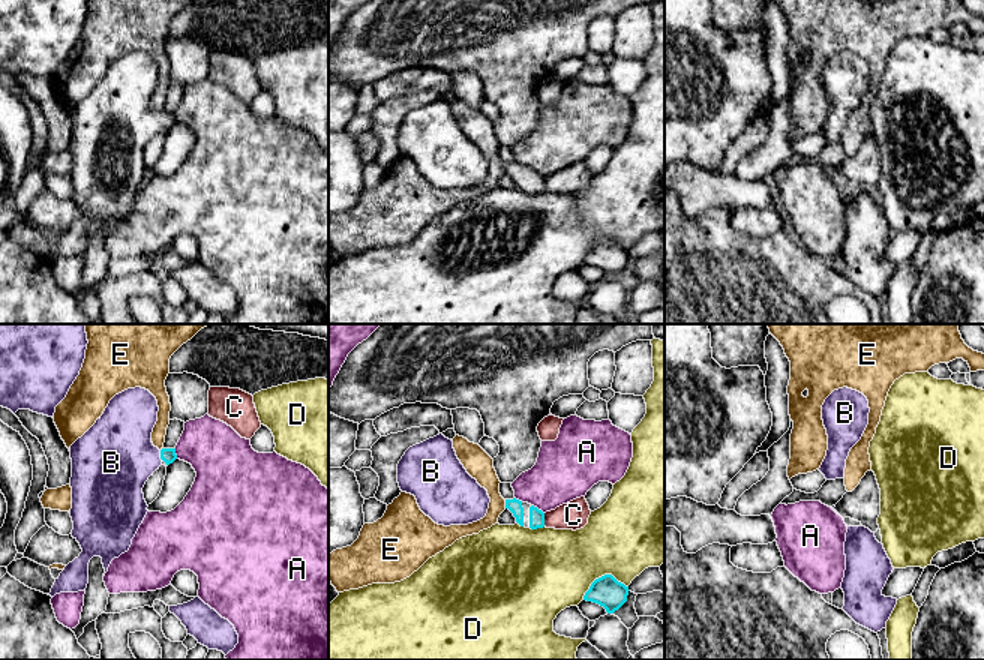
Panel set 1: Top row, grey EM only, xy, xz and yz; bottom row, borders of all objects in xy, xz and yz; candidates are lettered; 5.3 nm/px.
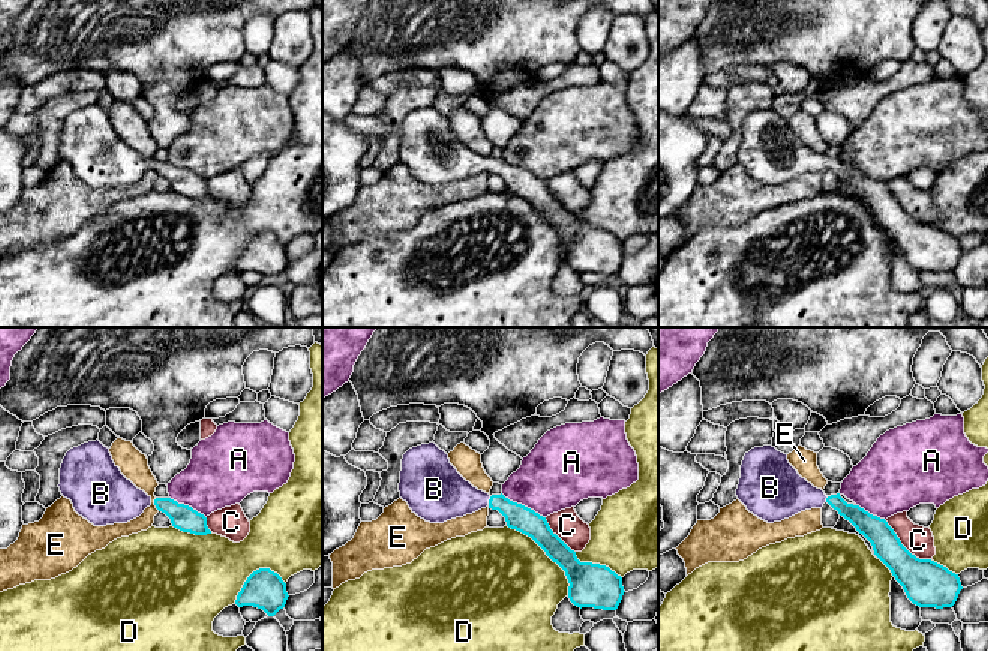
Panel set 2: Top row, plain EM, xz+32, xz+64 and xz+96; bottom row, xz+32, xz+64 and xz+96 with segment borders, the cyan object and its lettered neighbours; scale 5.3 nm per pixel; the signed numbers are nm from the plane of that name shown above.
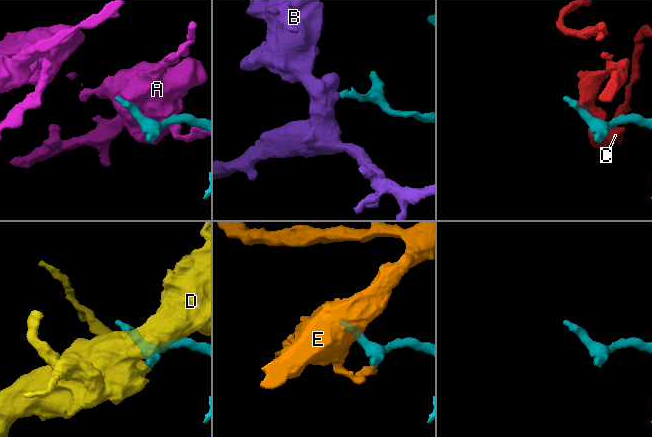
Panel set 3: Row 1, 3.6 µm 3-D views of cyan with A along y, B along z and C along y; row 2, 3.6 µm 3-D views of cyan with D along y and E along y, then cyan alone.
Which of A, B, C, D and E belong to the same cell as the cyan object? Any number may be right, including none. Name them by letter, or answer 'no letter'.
B

